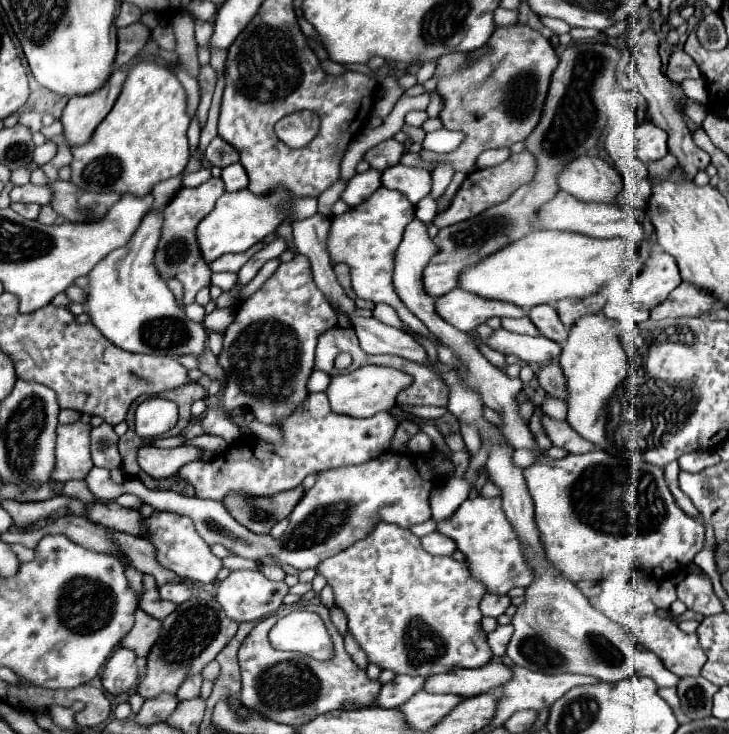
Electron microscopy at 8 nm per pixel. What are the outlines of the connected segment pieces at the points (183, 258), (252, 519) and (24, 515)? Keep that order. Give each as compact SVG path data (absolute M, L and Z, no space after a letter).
M211 177L207 183L203 183L199 187L193 187L193 189L181 187L177 191L177 195L171 199L171 203L163 209L163 229L161 229L159 245L157 245L157 251L155 251L155 267L157 267L157 271L163 279L175 277L183 283L185 305L195 301L195 295L197 295L199 289L211 285L209 263L201 257L199 245L197 245L197 225L201 223L203 217L207 217L211 213L211 209L215 207L217 199L223 193L225 193L223 179Z
M303 485L283 491L273 497L263 497L263 499L247 499L241 495L229 495L225 499L227 511L249 531L257 535L269 535L271 527L279 521L283 521L293 507L299 503L303 497L305 489Z
M55 495L55 497L51 497L47 501L39 501L39 503L3 501L1 505L3 505L3 509L9 511L9 515L15 521L15 527L19 527L19 529L27 529L27 527L39 523L41 519L47 519L53 513L61 511L63 507L67 507L75 515L85 515L85 503L81 503L79 499L73 499L73 497L65 497L65 495Z

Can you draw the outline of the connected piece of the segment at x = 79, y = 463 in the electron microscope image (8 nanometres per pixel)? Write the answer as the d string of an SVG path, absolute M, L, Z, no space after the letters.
M81 421L57 427L55 441L55 467L51 471L53 481L83 479L91 471L93 461L89 453L89 431L91 425Z

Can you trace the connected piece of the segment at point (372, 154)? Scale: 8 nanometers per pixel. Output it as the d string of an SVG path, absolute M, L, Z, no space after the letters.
M387 139L387 141L383 141L383 143L375 145L375 147L371 147L371 149L365 153L363 159L365 159L373 169L385 171L385 169L389 169L391 165L397 165L403 153L405 153L403 143L399 143L399 141L395 141L395 139Z

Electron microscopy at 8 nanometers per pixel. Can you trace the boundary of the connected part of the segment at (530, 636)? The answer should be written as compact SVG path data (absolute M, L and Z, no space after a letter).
M455 371L443 373L441 379L449 385L449 405L447 409L461 421L475 423L479 429L481 437L489 437L495 441L491 447L491 455L487 461L487 471L489 479L503 491L503 511L517 533L517 539L523 547L523 553L527 557L527 563L533 571L533 583L525 589L525 601L517 607L517 613L513 615L513 627L515 633L507 645L507 657L525 669L539 671L539 673L577 673L577 675L593 675L599 681L623 681L629 677L649 677L653 679L659 687L675 687L679 681L677 675L671 675L659 663L657 655L651 655L643 645L635 643L619 623L611 621L603 613L599 613L595 607L591 607L589 599L579 591L579 587L569 581L567 577L559 575L559 571L549 563L539 529L533 519L533 503L531 497L527 495L527 485L523 483L523 469L515 467L511 463L513 447L507 445L497 445L497 441L505 441L503 433L493 427L489 421L483 419L483 403L475 391L469 391L459 383L459 377Z

